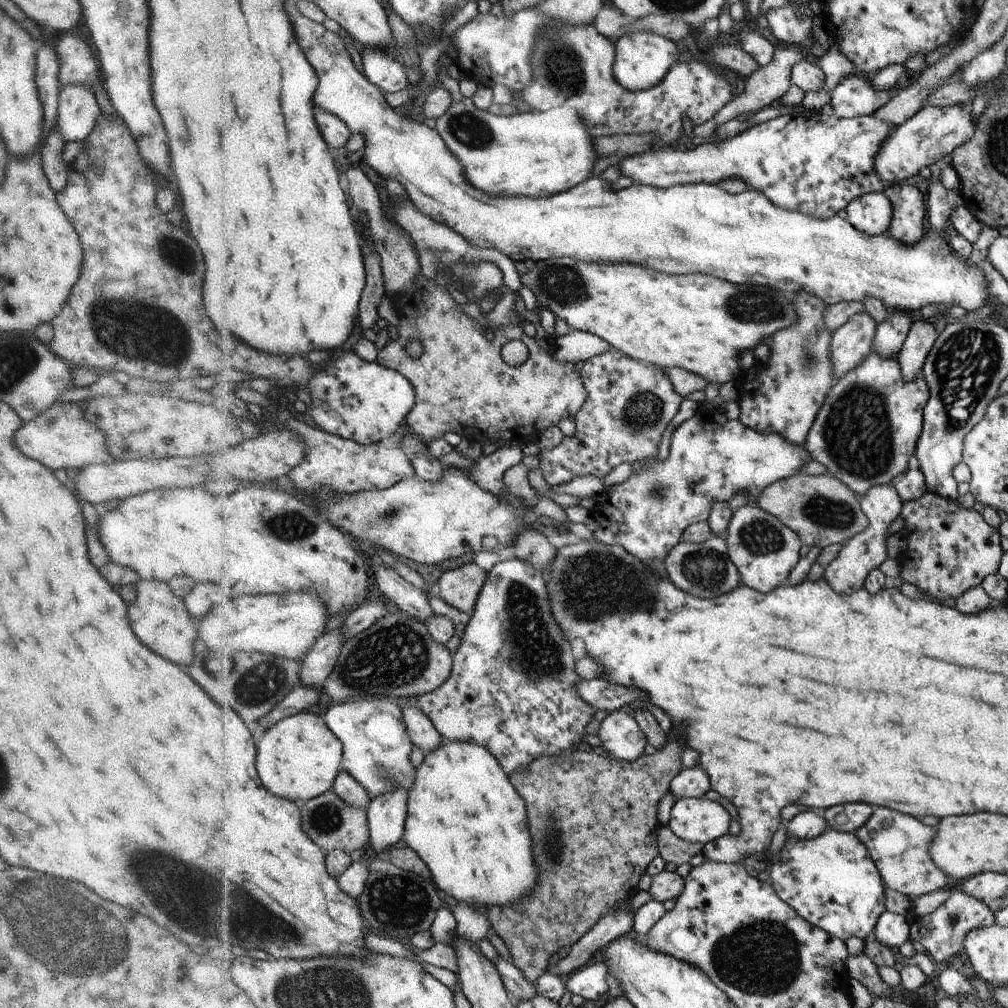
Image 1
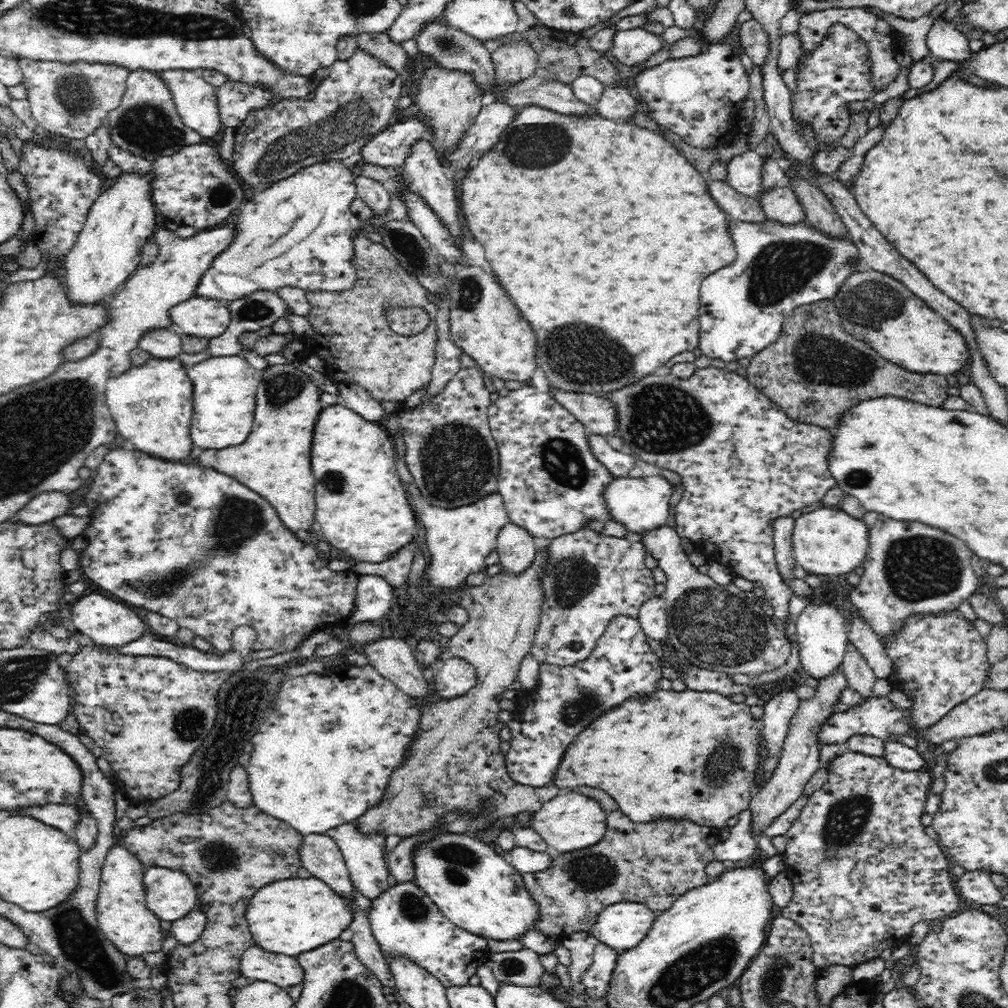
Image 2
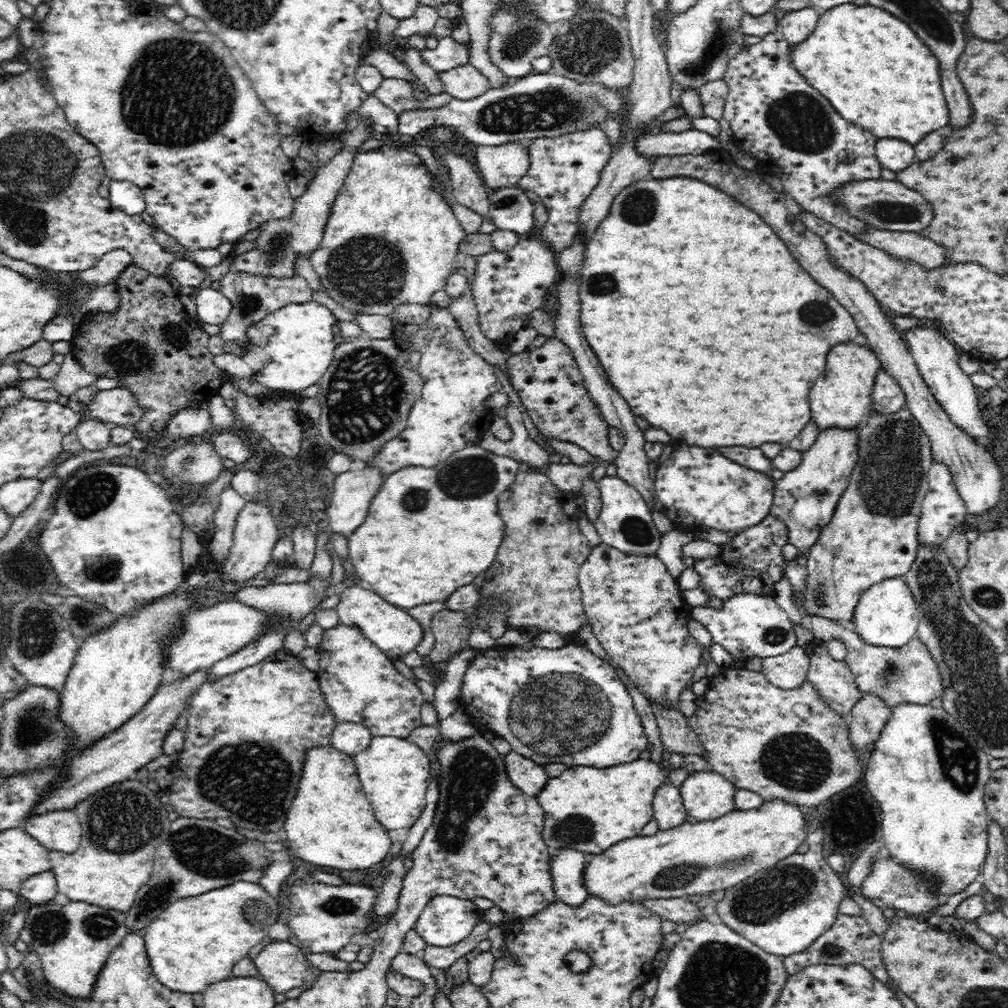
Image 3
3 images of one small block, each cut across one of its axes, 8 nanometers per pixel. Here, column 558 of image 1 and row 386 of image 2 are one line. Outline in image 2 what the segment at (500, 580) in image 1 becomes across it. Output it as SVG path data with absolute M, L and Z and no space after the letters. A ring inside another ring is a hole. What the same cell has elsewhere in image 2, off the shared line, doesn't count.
M712 365L708 368L696 368L692 378L688 378L688 380L680 380L673 375L646 376L643 380L626 384L622 390L612 389L612 396L607 402L616 411L616 434L624 444L630 446L631 453L636 458L682 476L682 484L684 484L686 490L682 494L682 500L679 500L678 506L674 508L675 531L682 538L689 538L694 546L698 546L700 552L706 556L708 561L716 561L722 565L728 564L738 576L742 576L752 583L760 582L761 588L766 591L764 598L774 606L772 617L777 625L783 628L790 620L789 601L794 594L793 590L785 584L780 571L778 571L778 565L776 565L772 520L776 520L780 516L791 515L794 510L822 501L824 494L837 485L836 479L832 478L832 475L828 472L828 462L825 460L833 432L820 428L816 424L804 424L803 421L792 420L779 404L774 403L765 394L762 394L746 377L739 376L736 372L728 371L726 368L720 369Z

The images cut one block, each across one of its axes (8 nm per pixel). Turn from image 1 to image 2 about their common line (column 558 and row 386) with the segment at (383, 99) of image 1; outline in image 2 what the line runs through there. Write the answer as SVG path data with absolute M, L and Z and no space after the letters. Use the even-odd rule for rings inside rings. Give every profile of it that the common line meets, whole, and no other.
M241 355L209 357L193 366L186 366L192 374L193 410L192 440L203 450L226 448L244 442L252 428L256 406L256 388L262 372L254 369Z

